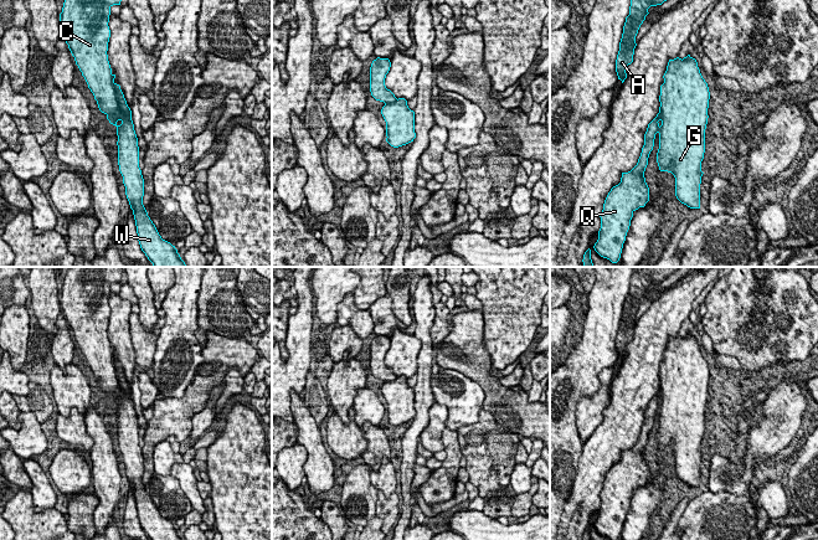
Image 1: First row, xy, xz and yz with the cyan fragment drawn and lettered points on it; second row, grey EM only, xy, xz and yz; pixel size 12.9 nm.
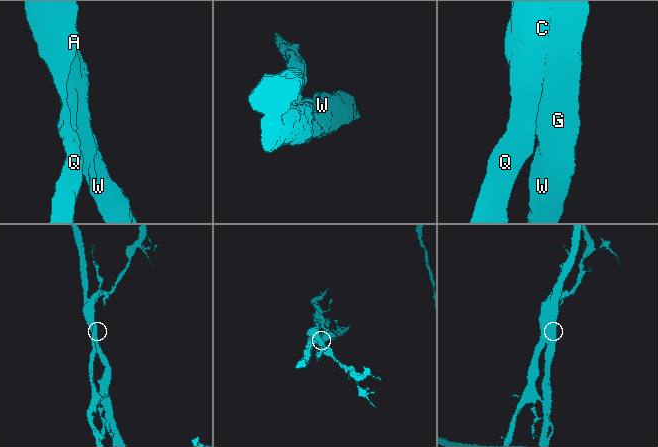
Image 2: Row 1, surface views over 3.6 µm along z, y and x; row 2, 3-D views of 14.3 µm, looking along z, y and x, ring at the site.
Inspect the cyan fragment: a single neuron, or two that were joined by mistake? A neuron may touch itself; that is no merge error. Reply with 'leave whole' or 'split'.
split

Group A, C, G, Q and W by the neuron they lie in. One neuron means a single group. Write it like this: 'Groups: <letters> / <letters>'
Groups: A C Q / G W

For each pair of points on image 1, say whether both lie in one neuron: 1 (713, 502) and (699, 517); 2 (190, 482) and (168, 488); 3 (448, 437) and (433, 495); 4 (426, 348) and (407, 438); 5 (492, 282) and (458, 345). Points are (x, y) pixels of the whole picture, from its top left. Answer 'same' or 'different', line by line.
1: same
2: different
3: same
4: same
5: different

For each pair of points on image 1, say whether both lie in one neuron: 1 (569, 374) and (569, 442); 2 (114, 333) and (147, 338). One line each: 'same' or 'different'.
1: same
2: different

